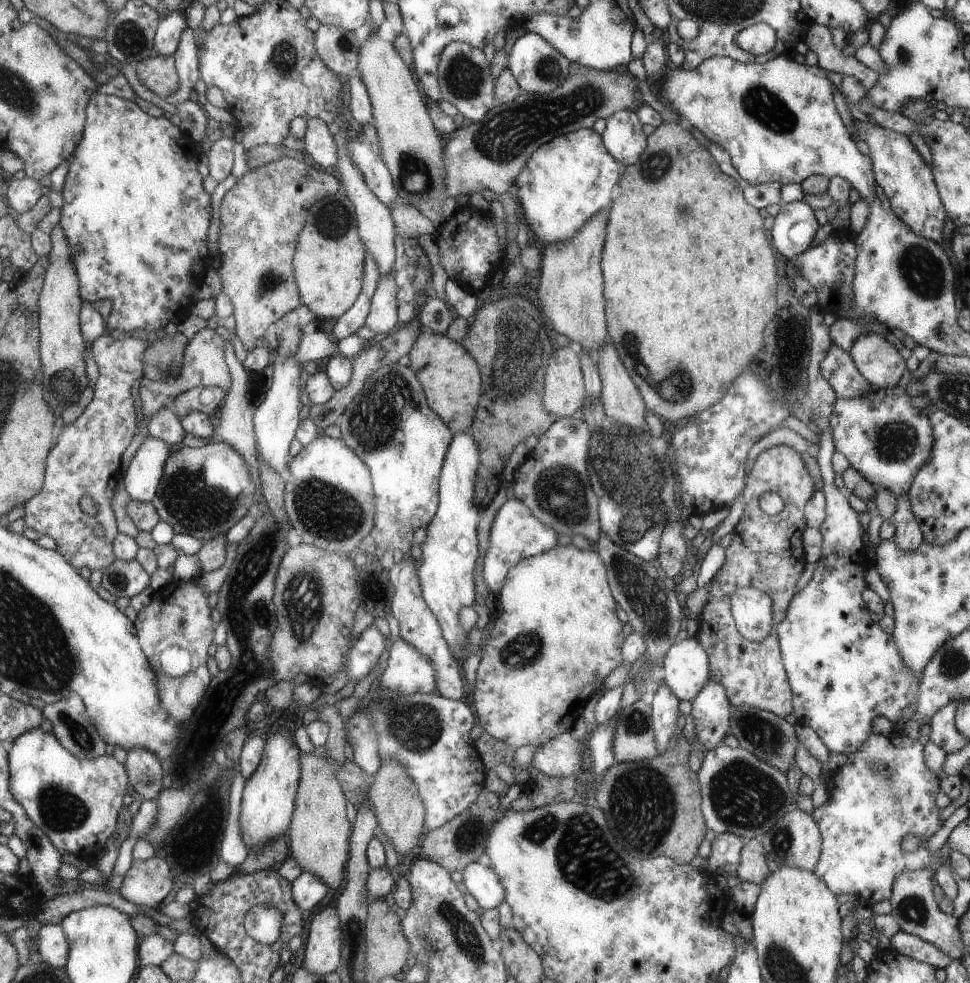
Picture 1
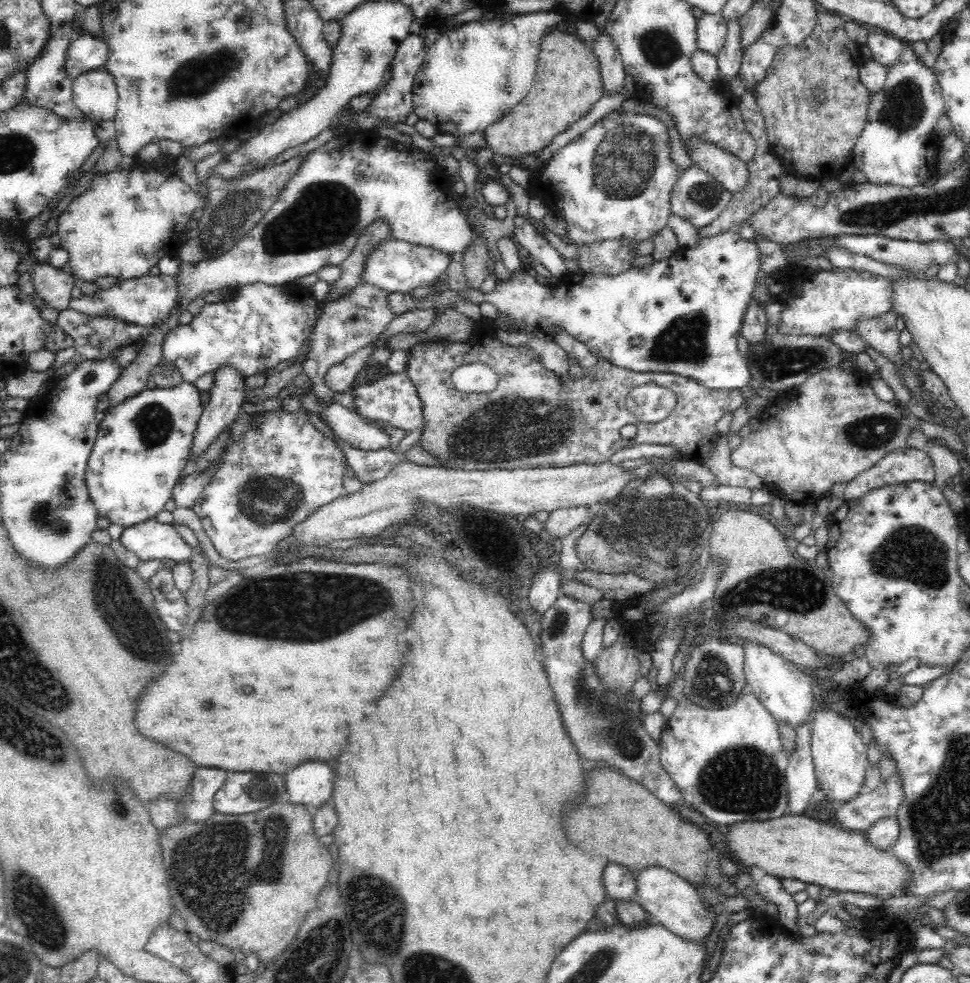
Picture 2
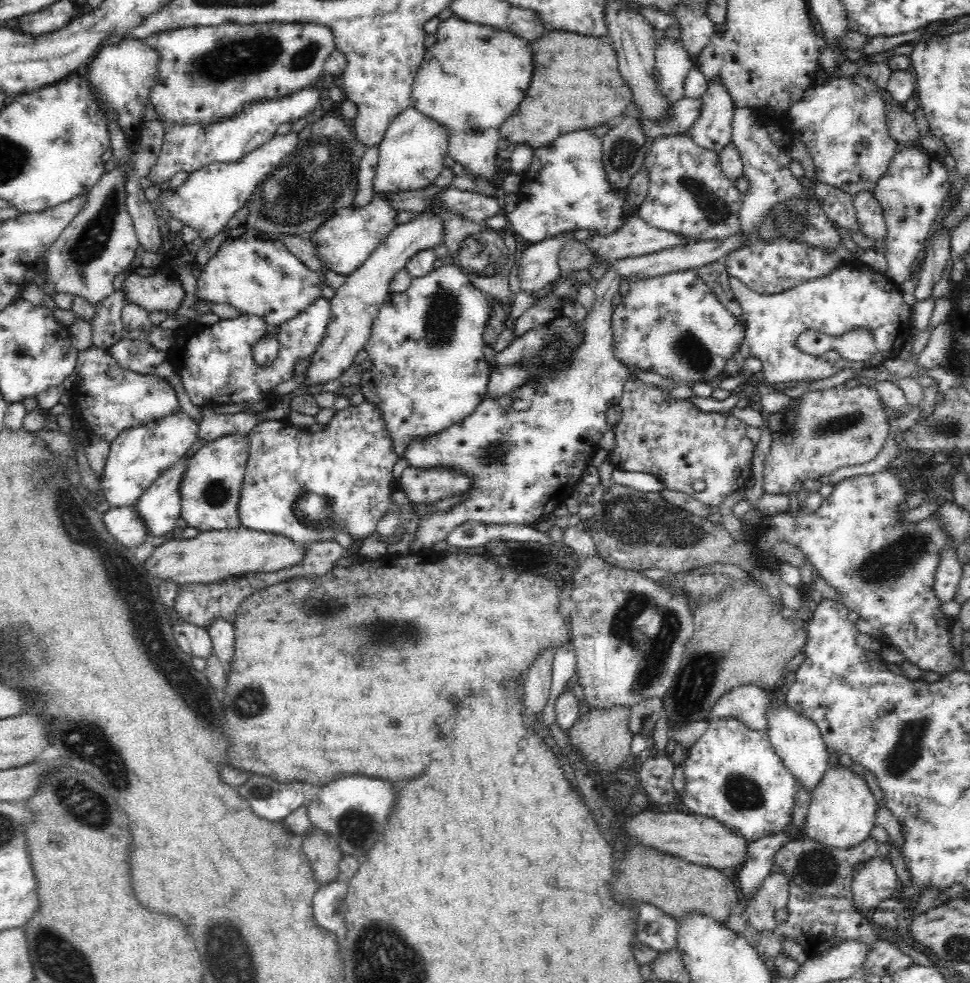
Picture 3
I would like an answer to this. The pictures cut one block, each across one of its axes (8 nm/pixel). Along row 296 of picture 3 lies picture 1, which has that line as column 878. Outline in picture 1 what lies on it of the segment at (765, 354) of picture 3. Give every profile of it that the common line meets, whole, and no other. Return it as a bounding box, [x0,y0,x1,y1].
[811,732,950,907]

